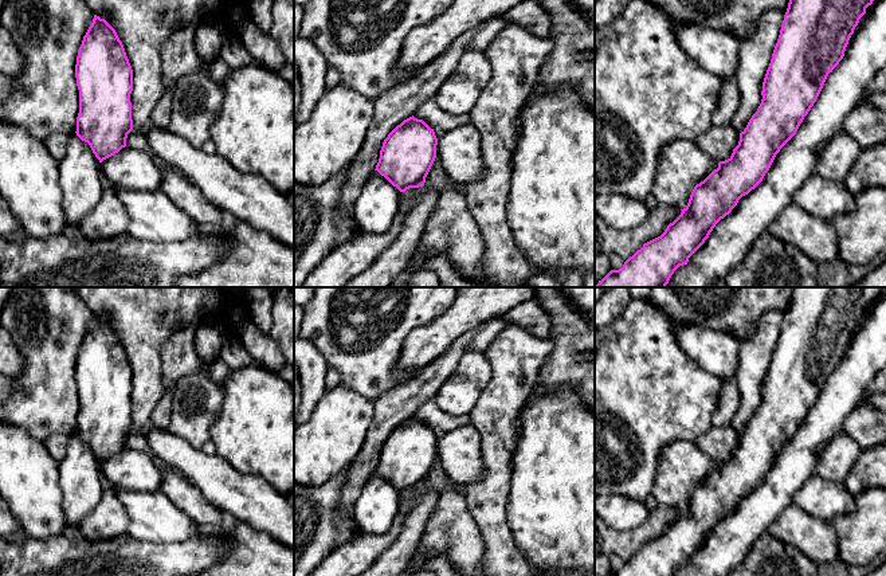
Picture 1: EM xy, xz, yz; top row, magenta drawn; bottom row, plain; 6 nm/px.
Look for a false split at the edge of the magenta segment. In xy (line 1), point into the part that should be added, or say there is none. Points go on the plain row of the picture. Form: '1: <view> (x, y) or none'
1: none

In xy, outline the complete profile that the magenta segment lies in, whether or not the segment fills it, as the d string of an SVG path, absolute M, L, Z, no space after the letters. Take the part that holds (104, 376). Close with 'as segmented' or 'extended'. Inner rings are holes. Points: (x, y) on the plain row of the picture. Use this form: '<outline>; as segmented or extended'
M97 316L78 350L75 379L79 391L75 434L90 446L102 463L126 447L128 435L133 431L130 403L133 371L115 330Z; as segmented

